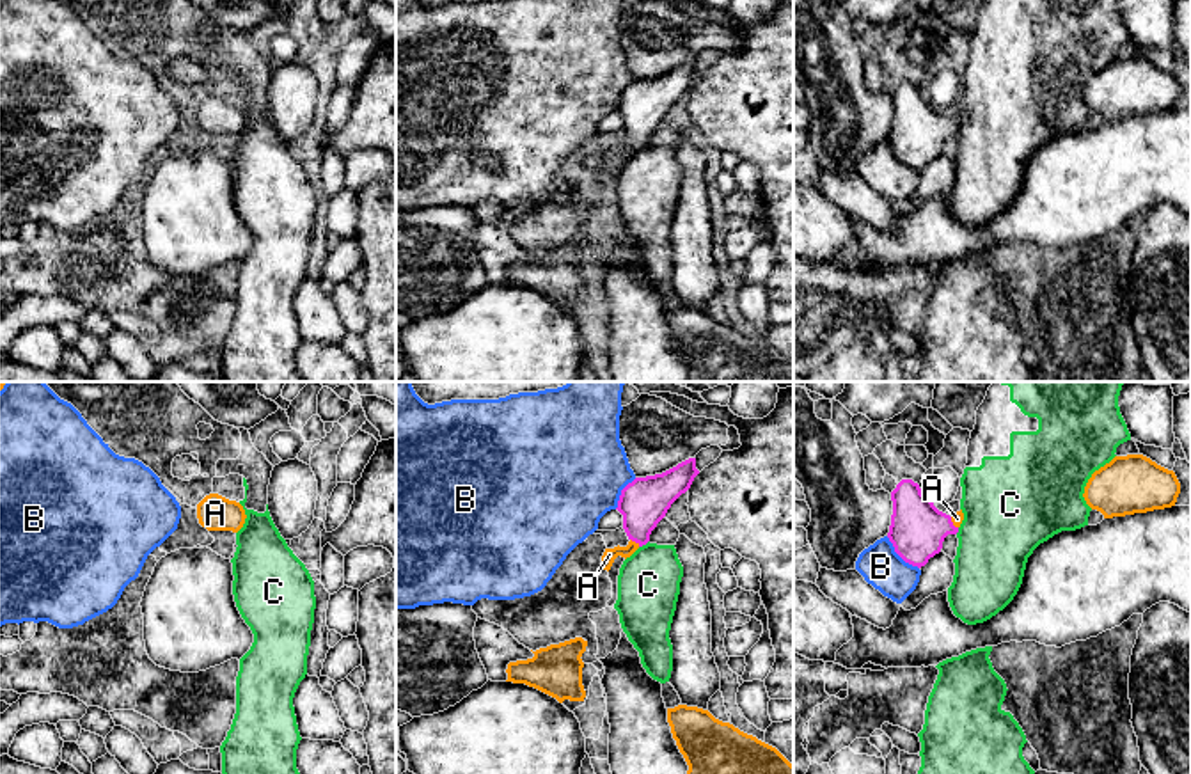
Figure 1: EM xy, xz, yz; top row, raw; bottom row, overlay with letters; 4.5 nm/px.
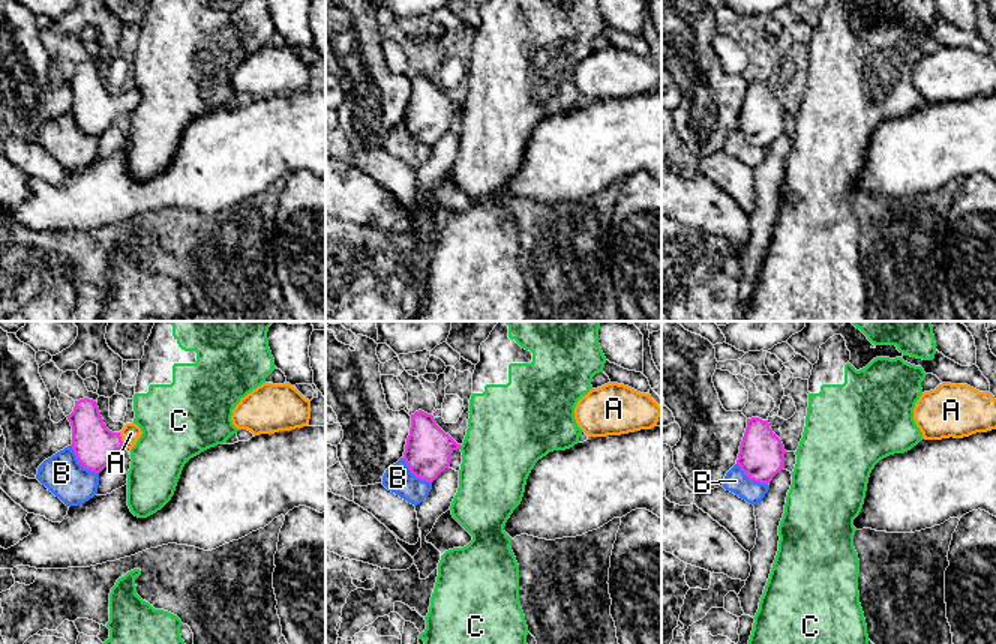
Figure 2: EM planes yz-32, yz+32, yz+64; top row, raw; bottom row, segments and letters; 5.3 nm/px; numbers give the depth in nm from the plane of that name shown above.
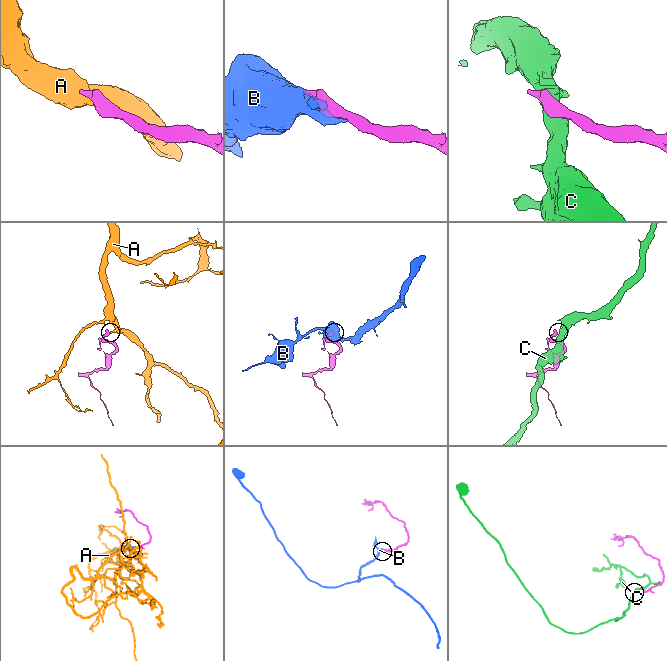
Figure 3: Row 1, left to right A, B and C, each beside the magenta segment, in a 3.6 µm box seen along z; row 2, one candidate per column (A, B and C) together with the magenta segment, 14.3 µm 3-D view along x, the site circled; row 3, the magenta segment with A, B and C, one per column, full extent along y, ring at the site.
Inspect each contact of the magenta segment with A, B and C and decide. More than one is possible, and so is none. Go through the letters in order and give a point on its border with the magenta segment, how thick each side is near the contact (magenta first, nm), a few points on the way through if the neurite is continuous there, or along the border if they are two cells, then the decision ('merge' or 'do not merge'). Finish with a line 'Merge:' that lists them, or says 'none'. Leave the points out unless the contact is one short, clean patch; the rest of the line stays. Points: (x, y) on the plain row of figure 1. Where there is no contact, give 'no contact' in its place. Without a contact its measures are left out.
A: xz (636, 144) | 220/60 nm | across xz (643, 105), (636, 144), (627, 153), (609, 157) | merge
B: yz (900, 158) | 260/190 nm | do not merge
C: xz (643, 146) | 220/280 nm | along xz (648, 142), (639, 150) | do not merge
Merge: A

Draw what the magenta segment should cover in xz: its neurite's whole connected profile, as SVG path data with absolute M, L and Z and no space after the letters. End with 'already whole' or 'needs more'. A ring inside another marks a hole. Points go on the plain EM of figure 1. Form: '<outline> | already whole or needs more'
M696 60L646 80L635 80L619 98L618 114L623 117L623 131L628 138L627 149L605 151L602 172L611 172L618 158L630 160L639 149L650 144L651 133L666 119L671 107L685 96L699 76Z | needs more

